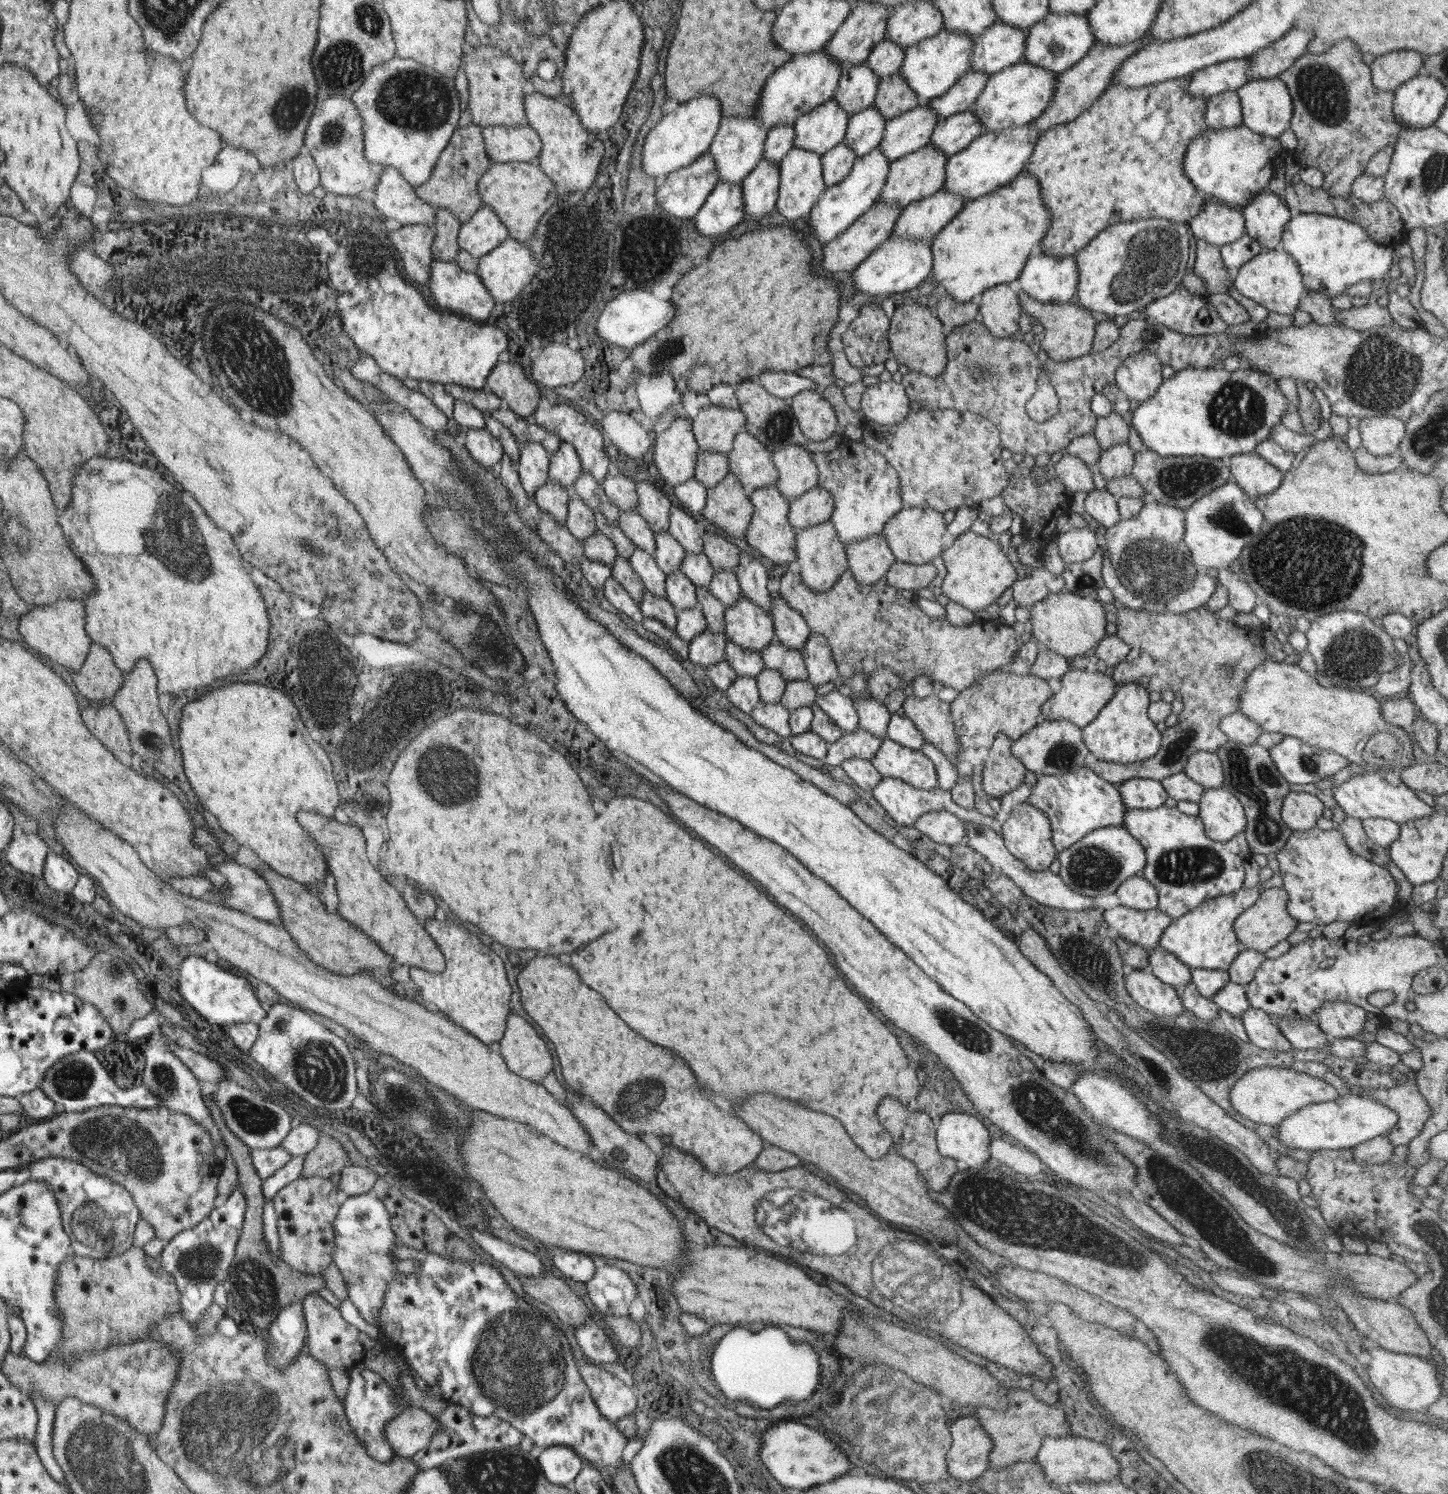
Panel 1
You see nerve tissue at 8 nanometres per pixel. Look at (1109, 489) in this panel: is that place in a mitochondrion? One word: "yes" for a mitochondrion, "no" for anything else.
no

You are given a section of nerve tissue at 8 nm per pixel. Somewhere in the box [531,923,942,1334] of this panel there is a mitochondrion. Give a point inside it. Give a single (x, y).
(789, 1222)

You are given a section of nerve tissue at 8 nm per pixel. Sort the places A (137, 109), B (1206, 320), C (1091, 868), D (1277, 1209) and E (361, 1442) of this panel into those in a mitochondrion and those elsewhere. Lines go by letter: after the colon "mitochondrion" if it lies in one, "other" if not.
A: other
B: other
C: mitochondrion
D: mitochondrion
E: other

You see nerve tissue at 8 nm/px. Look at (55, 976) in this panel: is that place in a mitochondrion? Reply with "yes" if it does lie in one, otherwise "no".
no

